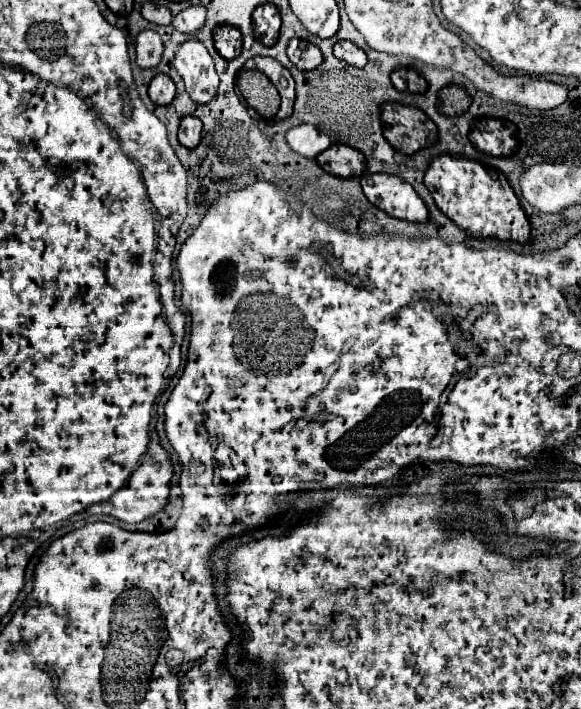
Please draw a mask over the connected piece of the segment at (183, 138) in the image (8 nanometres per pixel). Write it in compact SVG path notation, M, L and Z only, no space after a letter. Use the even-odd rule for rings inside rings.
M184 116L180 120L178 140L186 148L194 148L200 142L200 132L202 132L202 122L196 116Z

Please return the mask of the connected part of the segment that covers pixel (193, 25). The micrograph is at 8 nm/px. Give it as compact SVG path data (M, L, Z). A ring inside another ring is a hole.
M188 6L186 10L178 12L174 18L172 18L172 26L180 32L186 32L186 34L192 34L194 30L198 30L200 26L204 26L204 20L206 20L206 10L204 6Z

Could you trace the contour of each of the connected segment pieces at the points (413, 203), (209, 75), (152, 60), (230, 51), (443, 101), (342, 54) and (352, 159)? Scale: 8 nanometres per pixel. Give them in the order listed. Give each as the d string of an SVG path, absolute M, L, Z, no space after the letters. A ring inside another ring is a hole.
M364 174L362 190L366 198L386 214L402 220L426 222L428 208L416 190L402 178L392 174Z
M190 38L184 44L180 44L176 50L174 66L182 76L186 90L194 102L206 104L212 98L216 98L218 74L214 70L212 56L200 40Z
M142 30L136 34L136 62L140 68L152 68L162 58L162 38L154 30Z
M224 24L214 28L214 48L220 52L222 58L232 60L242 52L242 34L238 28Z
M448 84L438 92L438 110L446 116L460 116L464 110L468 110L470 104L470 94L458 84Z
M338 40L334 44L334 56L356 66L356 68L364 68L366 66L366 52L362 48L358 48L354 42L350 40Z
M332 144L330 148L326 148L316 156L316 162L324 172L342 178L362 176L362 172L366 170L364 154L346 144Z

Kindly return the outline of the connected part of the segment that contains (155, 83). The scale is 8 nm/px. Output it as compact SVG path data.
M156 74L150 82L150 88L148 88L148 96L152 102L164 106L164 104L170 104L176 96L176 86L172 82L170 76L166 74Z

